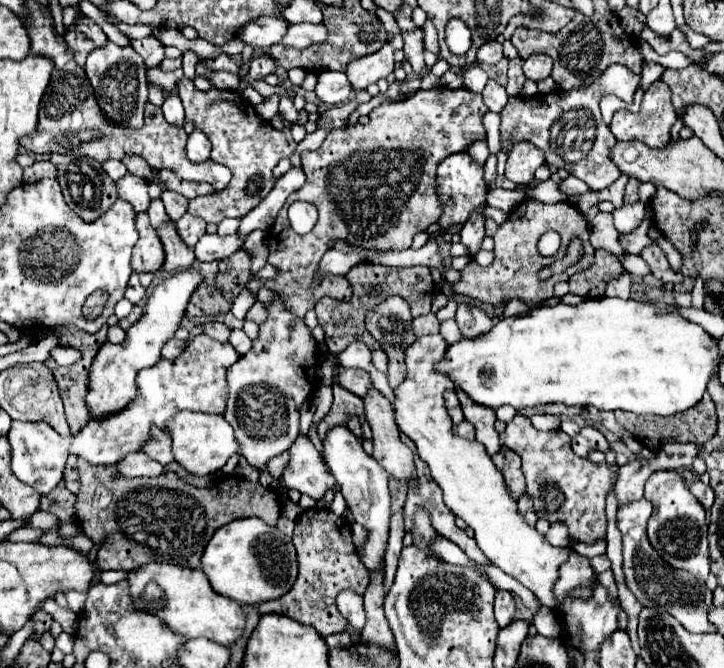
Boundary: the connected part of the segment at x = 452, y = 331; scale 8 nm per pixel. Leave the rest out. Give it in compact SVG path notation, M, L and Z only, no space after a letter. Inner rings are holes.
M448 319L448 321L442 321L442 327L440 327L440 335L446 339L448 345L452 345L454 341L462 341L462 333L456 325L454 319Z

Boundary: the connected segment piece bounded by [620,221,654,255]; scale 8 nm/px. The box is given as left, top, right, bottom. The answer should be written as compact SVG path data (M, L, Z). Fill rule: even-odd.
M644 221L634 233L630 233L630 235L622 235L622 237L620 237L622 247L624 247L628 253L640 255L642 249L644 249L646 245L654 245L654 239L648 237L648 227L650 227L650 223Z

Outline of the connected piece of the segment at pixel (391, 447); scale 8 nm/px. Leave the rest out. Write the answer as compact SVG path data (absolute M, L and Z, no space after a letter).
M370 387L364 397L364 413L374 435L372 457L396 479L410 481L414 477L412 451L400 439L390 401L376 387Z

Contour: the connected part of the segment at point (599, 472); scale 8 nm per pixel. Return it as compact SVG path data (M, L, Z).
M522 413L506 425L500 441L522 457L522 471L526 477L526 493L534 499L536 515L542 519L564 521L570 529L570 537L578 543L592 545L606 539L606 495L612 489L612 467L606 463L592 463L578 457L570 447L570 435L564 431L538 431L530 419Z

